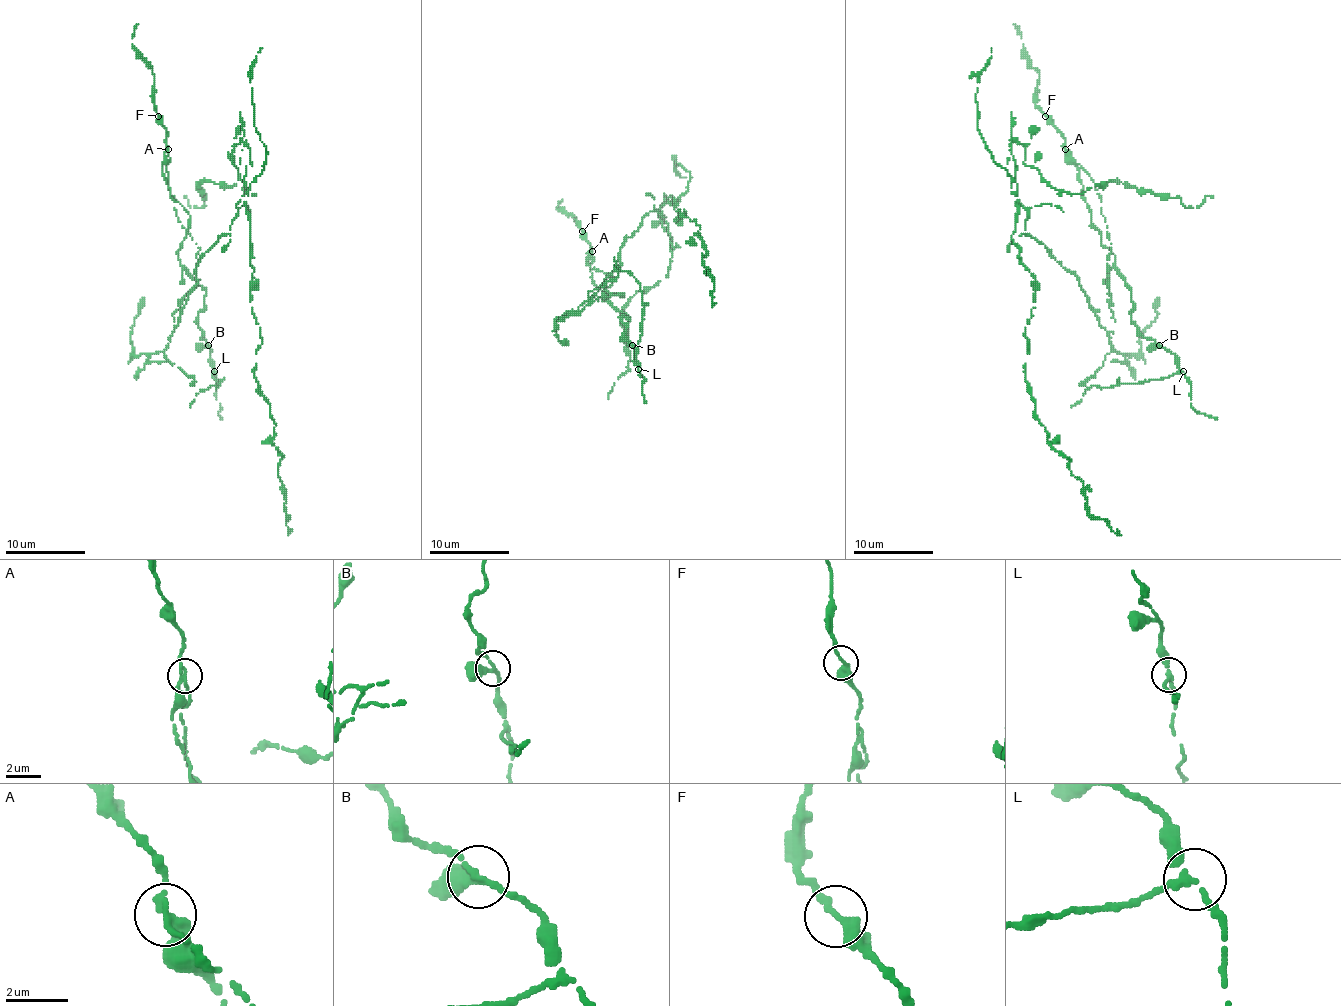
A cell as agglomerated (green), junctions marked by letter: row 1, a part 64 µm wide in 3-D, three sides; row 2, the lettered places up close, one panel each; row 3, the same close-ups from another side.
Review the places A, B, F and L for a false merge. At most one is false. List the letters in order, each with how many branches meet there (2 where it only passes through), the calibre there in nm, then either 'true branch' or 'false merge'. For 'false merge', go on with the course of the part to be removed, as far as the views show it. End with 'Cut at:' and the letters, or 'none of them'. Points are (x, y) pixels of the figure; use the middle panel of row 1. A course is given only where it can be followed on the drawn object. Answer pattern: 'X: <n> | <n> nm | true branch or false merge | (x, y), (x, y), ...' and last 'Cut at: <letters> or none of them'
A: 3 | 220 nm | false merge | (592, 251), (592, 283), (624, 297), (604, 295), (620, 247), (674, 197), (674, 221), (700, 227), (712, 307)
B: 3 | 200 nm | true branch
F: 2 | 280 nm | true branch
L: 3 | 200 nm | true branch
Cut at: A

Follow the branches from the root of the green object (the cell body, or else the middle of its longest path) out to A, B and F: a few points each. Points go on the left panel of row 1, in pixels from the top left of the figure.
A: (166, 347), (194, 385), (218, 387), (198, 325), (206, 291), (178, 258), (190, 216), (170, 196), (168, 150)
B: (166, 347), (166, 357), (190, 375), (194, 385), (208, 389), (220, 383), (212, 377), (214, 361), (208, 345)
F: (166, 347), (194, 385), (218, 387), (198, 325), (206, 291), (178, 258), (190, 216), (162, 172), (158, 116)

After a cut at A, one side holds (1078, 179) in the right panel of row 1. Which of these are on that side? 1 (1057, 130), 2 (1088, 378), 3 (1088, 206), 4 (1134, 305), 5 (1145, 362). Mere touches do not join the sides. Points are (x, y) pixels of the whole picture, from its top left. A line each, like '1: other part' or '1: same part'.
1: same part
2: other part
3: same part
4: same part
5: other part

